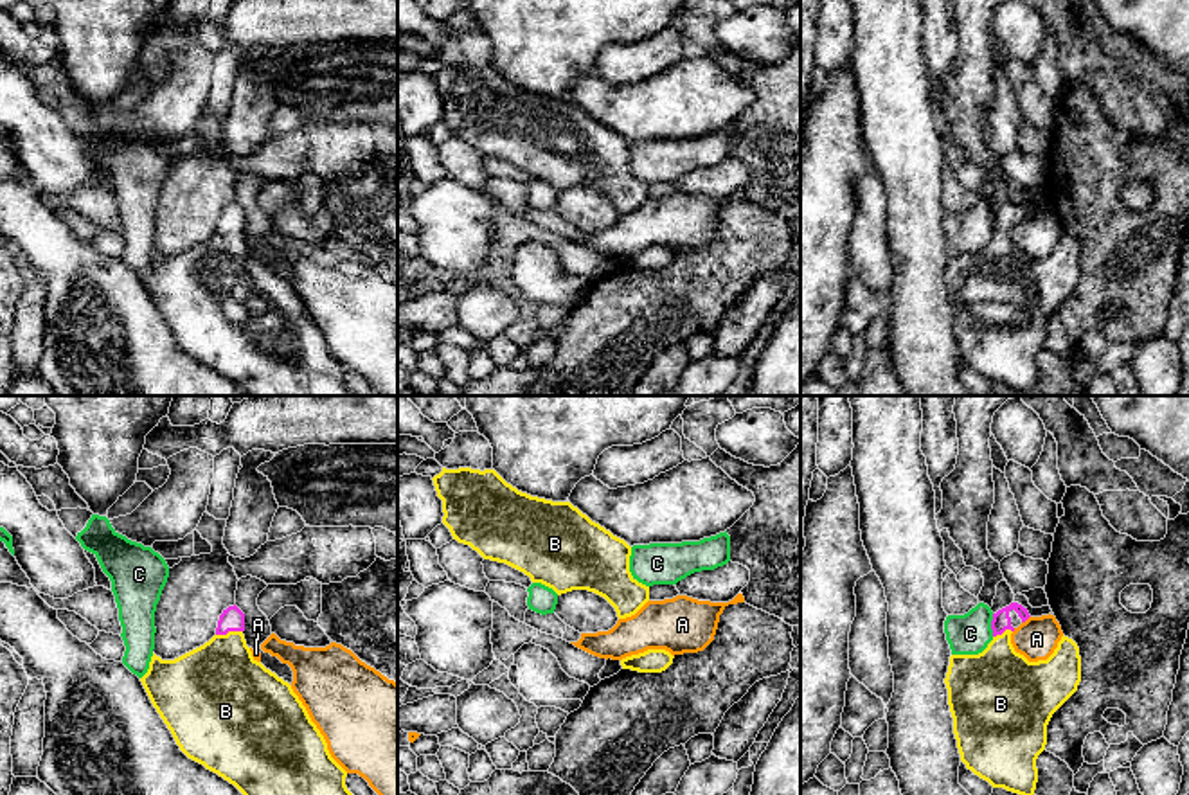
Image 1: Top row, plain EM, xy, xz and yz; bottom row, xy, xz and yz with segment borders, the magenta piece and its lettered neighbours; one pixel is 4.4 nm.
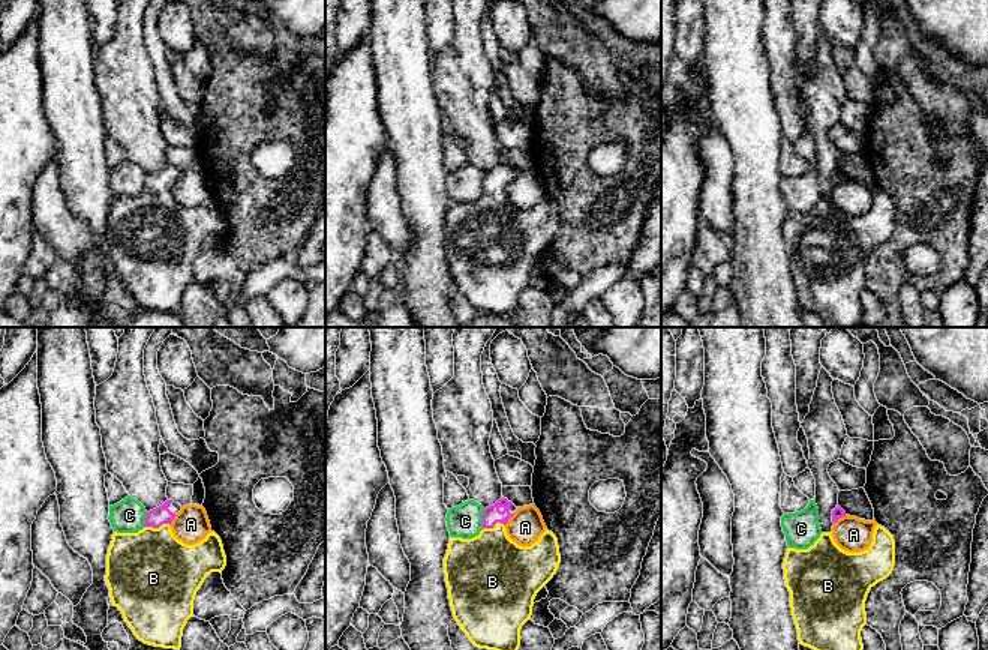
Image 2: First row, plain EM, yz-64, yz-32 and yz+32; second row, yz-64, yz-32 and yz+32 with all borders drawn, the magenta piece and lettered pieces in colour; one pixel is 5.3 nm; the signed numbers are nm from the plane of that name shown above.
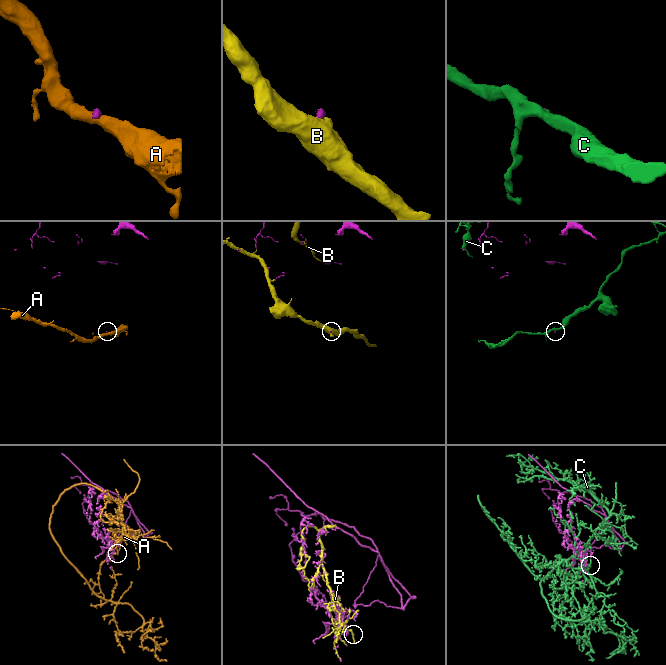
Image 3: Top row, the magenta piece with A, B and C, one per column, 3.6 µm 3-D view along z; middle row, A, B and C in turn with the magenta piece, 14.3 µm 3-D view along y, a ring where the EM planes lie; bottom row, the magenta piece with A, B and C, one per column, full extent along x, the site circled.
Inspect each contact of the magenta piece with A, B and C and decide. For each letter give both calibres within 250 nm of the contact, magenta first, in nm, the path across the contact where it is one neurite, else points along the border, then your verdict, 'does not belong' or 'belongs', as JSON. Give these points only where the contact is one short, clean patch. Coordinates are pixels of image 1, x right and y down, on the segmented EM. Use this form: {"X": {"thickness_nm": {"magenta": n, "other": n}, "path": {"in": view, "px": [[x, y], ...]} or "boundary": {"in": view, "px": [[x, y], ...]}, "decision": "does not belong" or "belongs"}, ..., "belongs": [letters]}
{"A": {"thickness_nm": {"magenta": 80, "other": 190}, "boundary": {"in": "yz", "px": [[1029, 616], [1022, 623]]}, "decision": "does not belong"}, "B": {"thickness_nm": {"magenta": 110, "other": 380}, "decision": "belongs"}, "C": {"thickness_nm": {"magenta": 80, "other": 190}, "boundary": {"in": "yz", "px": [[993, 614], [992, 635]]}, "decision": "does not belong"}, "belongs": ["B"]}

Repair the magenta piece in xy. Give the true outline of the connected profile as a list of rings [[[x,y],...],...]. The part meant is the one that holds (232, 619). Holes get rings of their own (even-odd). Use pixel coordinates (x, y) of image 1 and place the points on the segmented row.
[[[234,604],[203,646],[174,660],[153,653],[140,682],[180,750],[243,795],[353,795],[291,685],[252,657],[243,631],[245,613]]]

